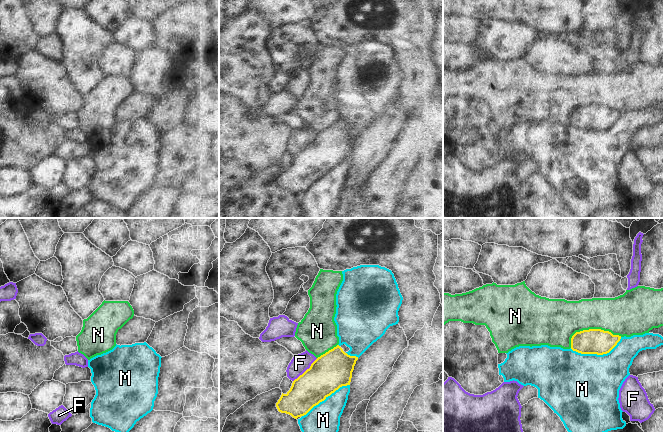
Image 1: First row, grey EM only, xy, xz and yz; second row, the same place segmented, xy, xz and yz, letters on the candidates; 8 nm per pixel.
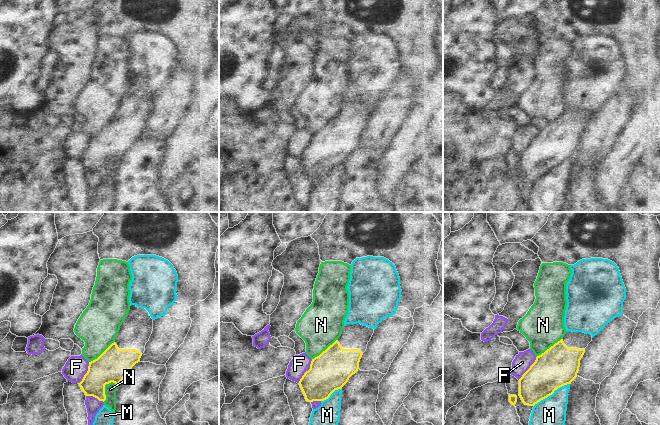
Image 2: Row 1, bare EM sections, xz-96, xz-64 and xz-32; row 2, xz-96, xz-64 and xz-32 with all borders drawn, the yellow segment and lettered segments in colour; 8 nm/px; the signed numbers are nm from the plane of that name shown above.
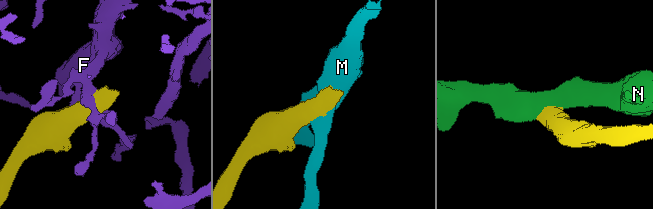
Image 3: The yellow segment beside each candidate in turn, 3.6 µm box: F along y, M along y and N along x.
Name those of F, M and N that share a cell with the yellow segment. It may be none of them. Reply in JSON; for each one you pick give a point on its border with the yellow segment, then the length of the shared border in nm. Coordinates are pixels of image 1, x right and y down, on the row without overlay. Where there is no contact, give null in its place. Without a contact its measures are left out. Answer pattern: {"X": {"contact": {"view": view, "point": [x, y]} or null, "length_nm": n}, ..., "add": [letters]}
{"add": []}

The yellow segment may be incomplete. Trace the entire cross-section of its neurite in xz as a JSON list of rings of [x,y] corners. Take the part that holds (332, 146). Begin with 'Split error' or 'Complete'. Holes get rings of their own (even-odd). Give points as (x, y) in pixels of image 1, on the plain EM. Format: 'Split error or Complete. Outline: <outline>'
Split error. Outline: [[[345,120],[337,121],[318,133],[302,151],[295,155],[290,166],[276,179],[279,188],[293,194],[306,191],[342,162],[350,161],[358,133],[350,132]]]

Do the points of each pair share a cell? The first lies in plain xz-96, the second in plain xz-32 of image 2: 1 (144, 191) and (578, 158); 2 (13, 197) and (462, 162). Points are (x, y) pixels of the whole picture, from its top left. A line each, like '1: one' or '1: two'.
1: one
2: two

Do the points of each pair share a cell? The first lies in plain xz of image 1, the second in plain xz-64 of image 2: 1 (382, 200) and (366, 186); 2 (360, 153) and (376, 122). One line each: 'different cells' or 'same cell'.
1: different cells
2: same cell

